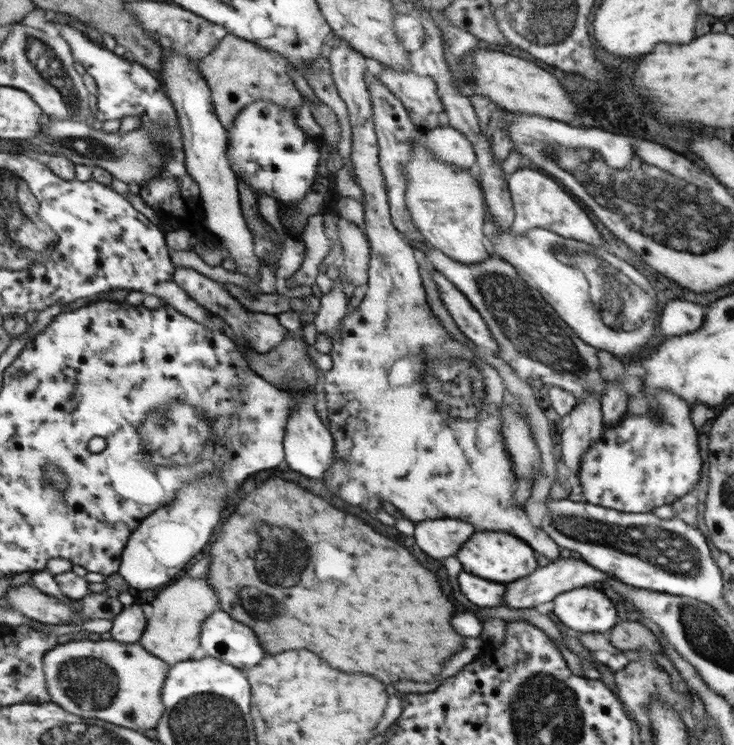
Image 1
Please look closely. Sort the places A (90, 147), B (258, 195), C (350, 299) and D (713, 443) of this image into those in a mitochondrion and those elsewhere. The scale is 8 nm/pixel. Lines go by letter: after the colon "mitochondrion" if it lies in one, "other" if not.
A: mitochondrion
B: other
C: other
D: other

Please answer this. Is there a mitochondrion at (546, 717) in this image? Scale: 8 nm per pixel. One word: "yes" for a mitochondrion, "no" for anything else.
yes

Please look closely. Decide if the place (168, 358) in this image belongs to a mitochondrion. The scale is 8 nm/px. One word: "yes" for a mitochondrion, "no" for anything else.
no

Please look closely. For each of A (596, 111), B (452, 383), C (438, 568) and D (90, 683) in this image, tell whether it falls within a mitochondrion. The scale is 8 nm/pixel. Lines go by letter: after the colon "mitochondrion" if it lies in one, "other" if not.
A: other
B: mitochondrion
C: other
D: mitochondrion

